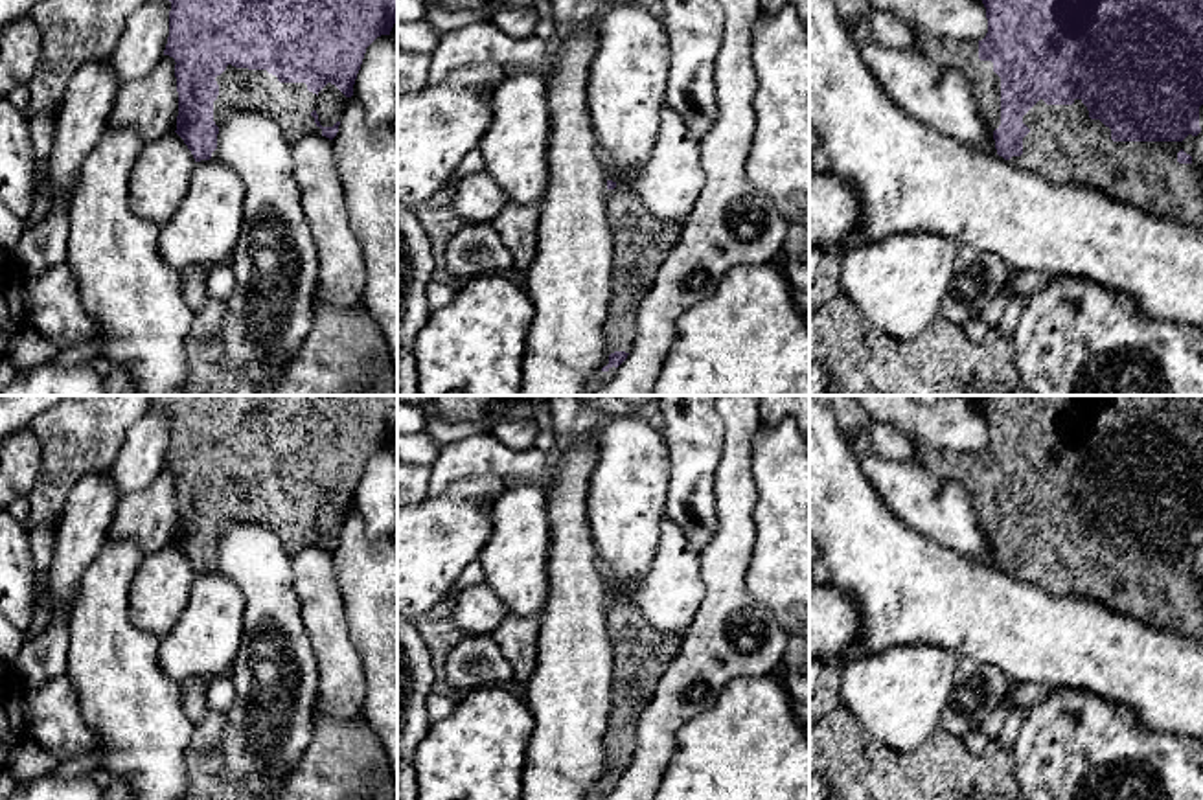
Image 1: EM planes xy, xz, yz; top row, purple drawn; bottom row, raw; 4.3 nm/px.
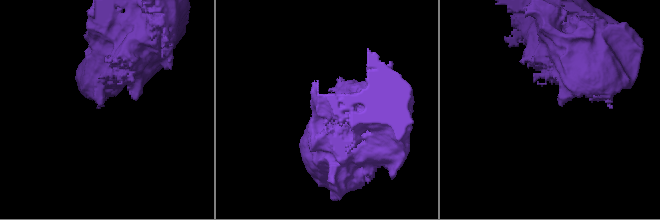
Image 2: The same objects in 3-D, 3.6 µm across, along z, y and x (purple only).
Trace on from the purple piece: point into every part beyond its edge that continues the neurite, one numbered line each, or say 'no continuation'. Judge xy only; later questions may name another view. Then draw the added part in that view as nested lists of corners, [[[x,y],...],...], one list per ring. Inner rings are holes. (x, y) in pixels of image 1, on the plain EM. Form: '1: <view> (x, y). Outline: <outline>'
1: xy (289, 517). Outline: [[[232,476],[215,489],[219,508],[213,513],[213,533],[219,539],[234,522],[269,526],[283,550],[292,557],[305,546],[322,546],[311,528],[316,506],[305,495],[280,495],[267,482],[235,480]]]

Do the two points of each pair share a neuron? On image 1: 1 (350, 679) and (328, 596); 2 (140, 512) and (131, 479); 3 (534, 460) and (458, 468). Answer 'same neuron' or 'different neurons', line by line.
1: same neuron
2: different neurons
3: same neuron

